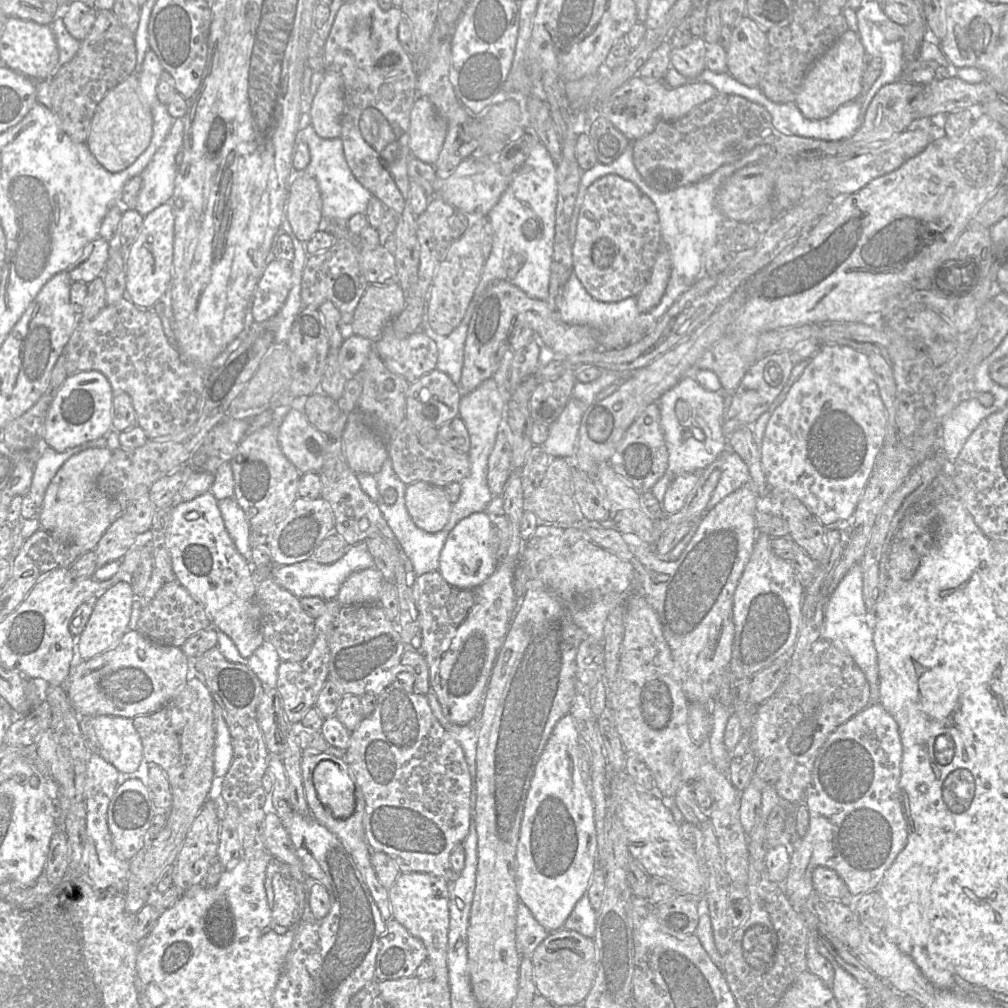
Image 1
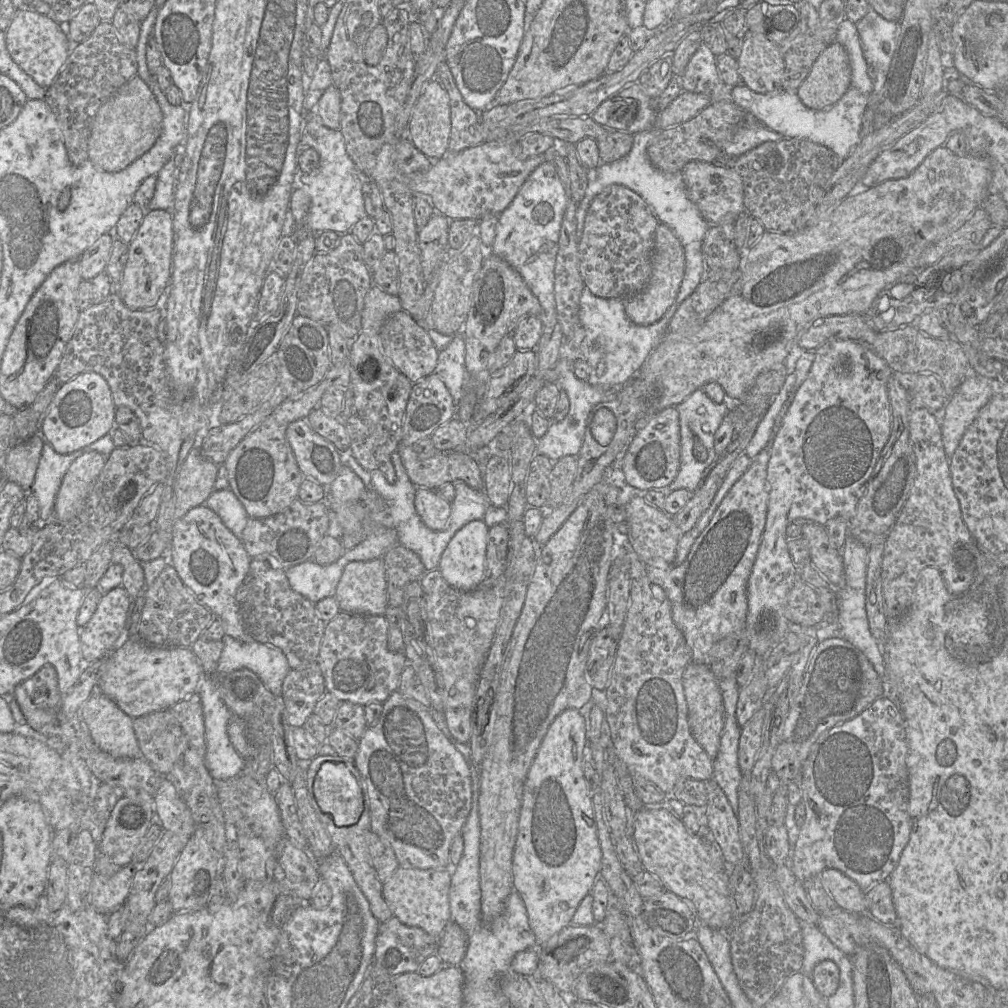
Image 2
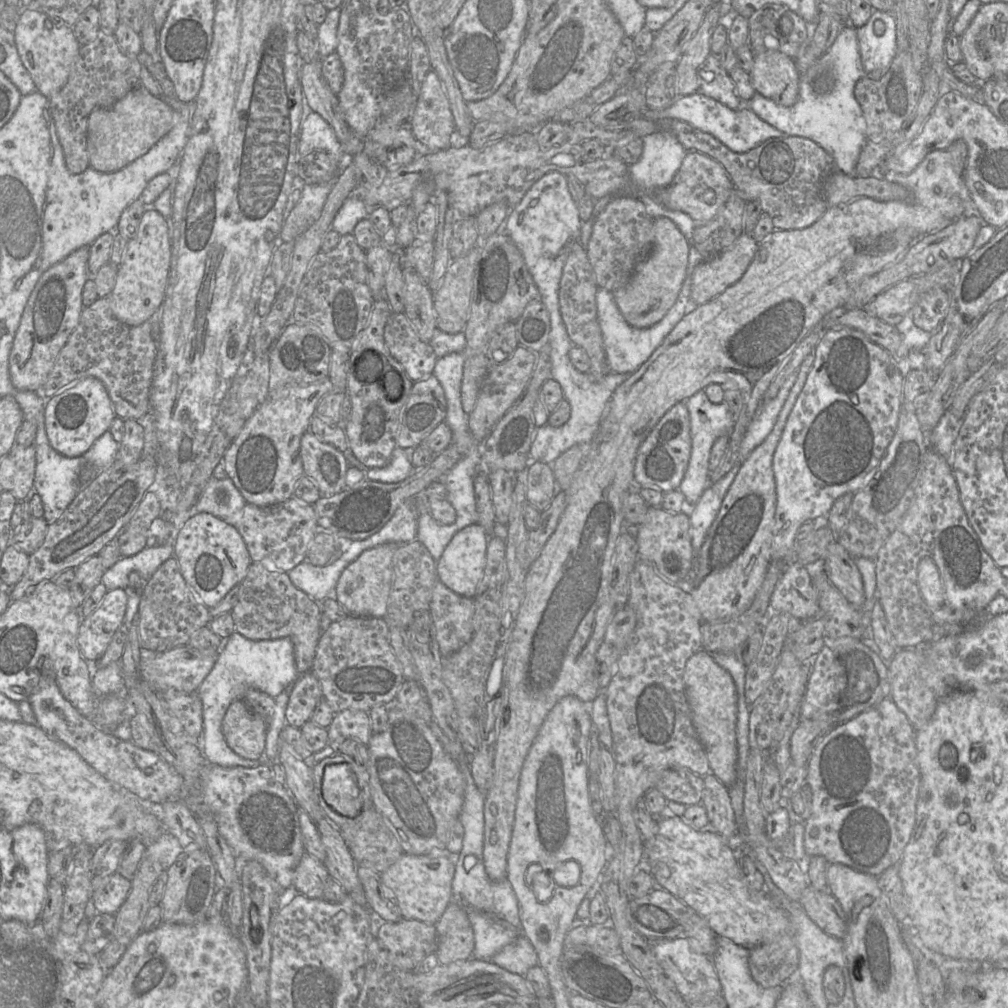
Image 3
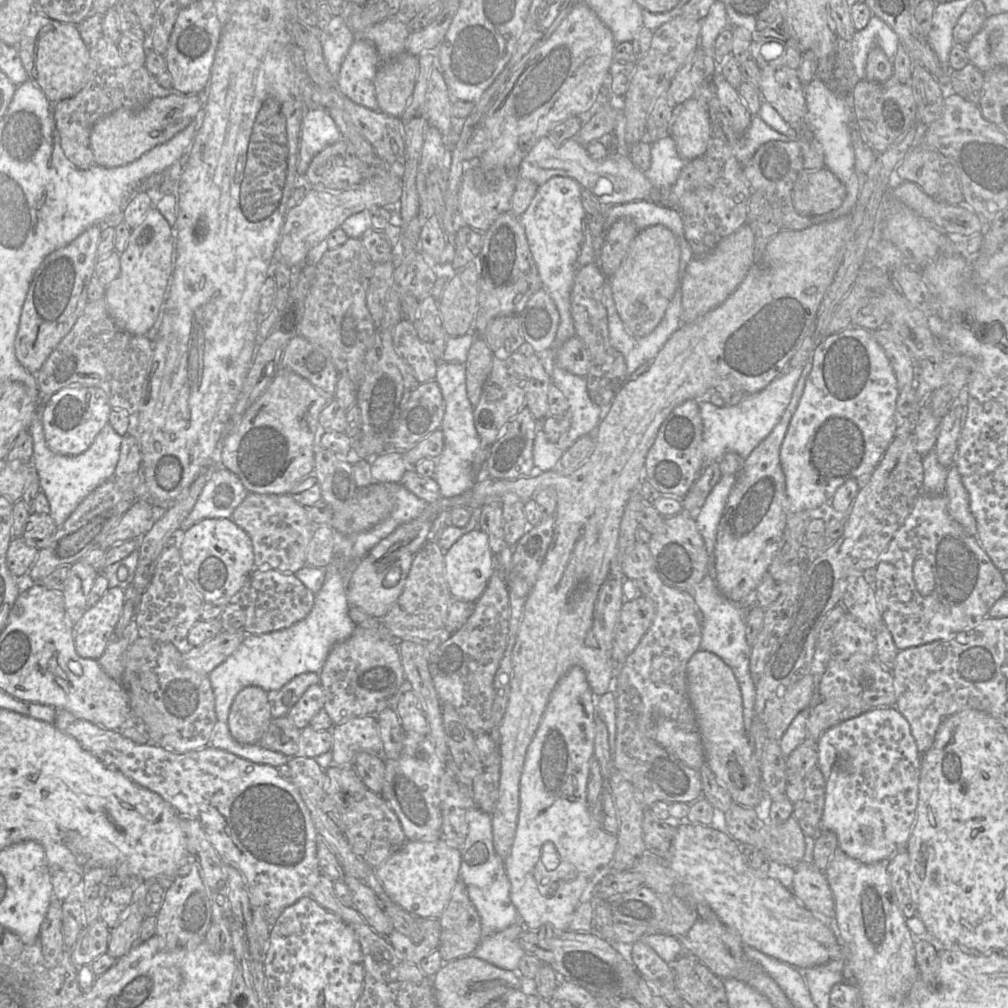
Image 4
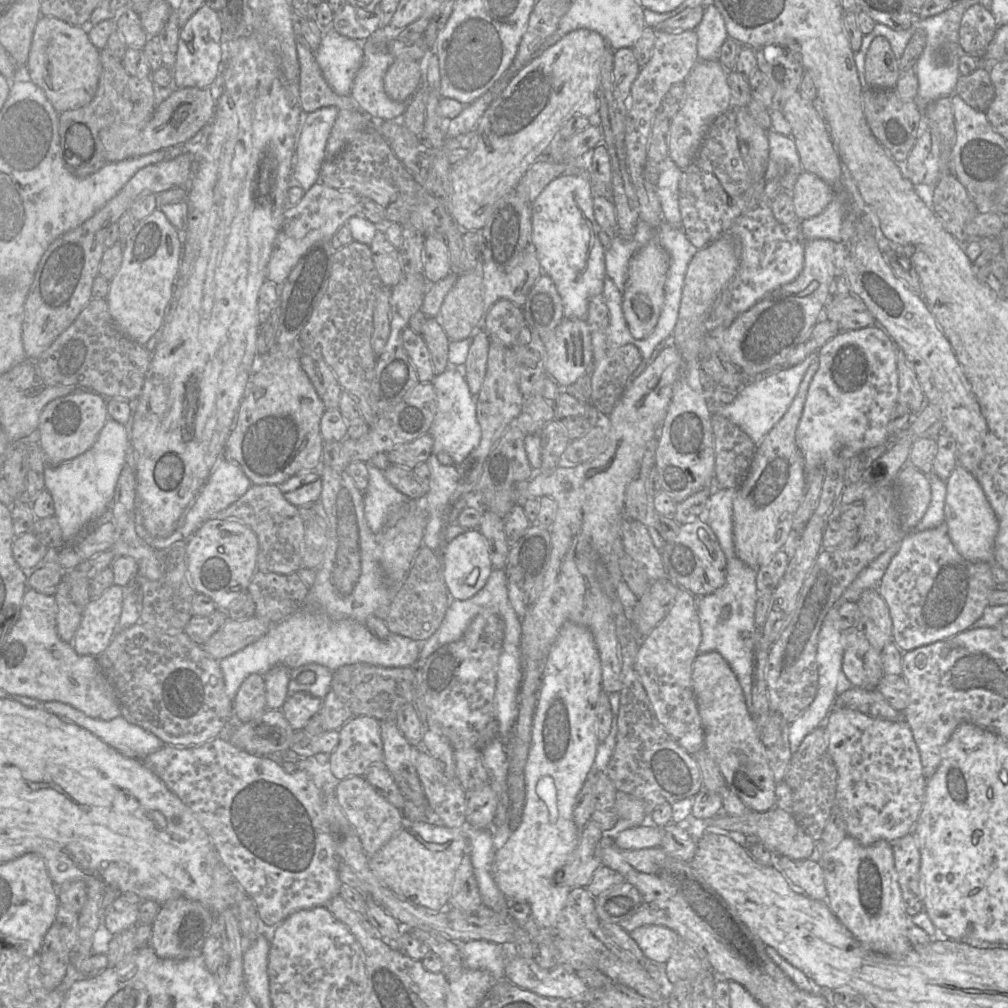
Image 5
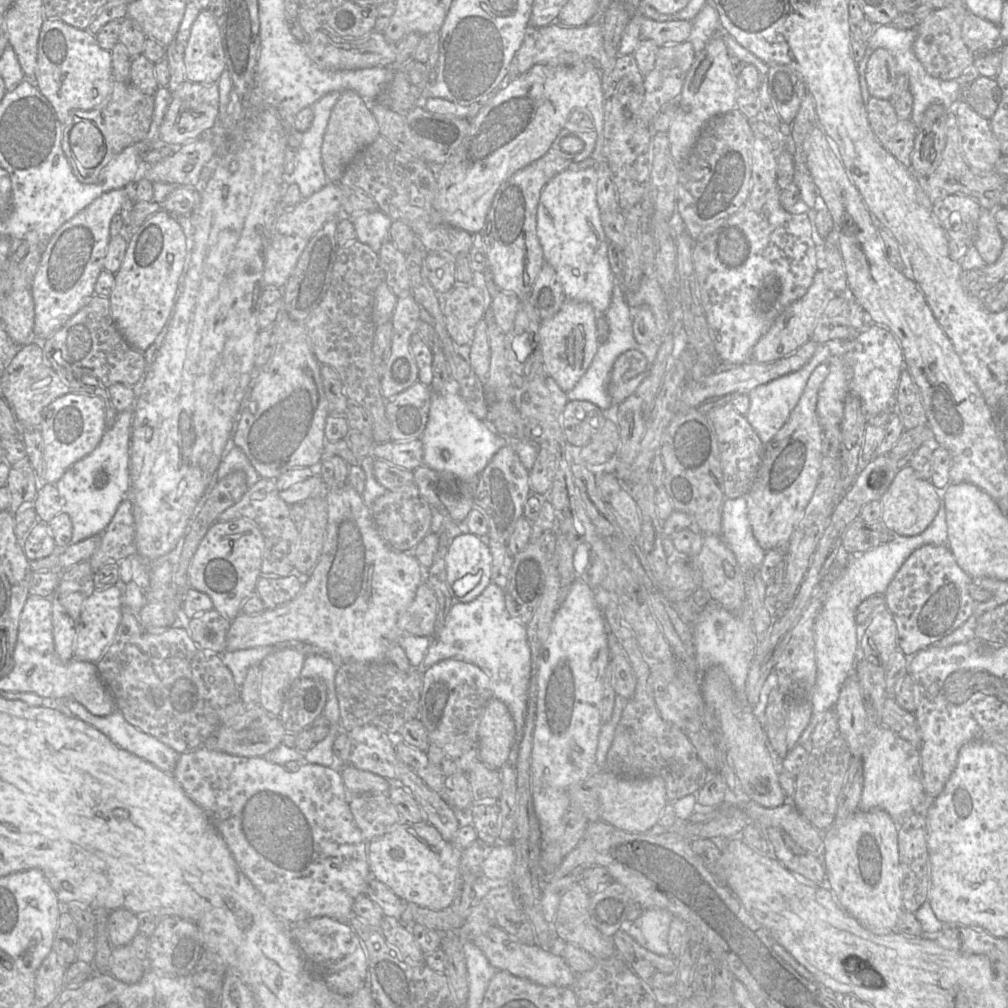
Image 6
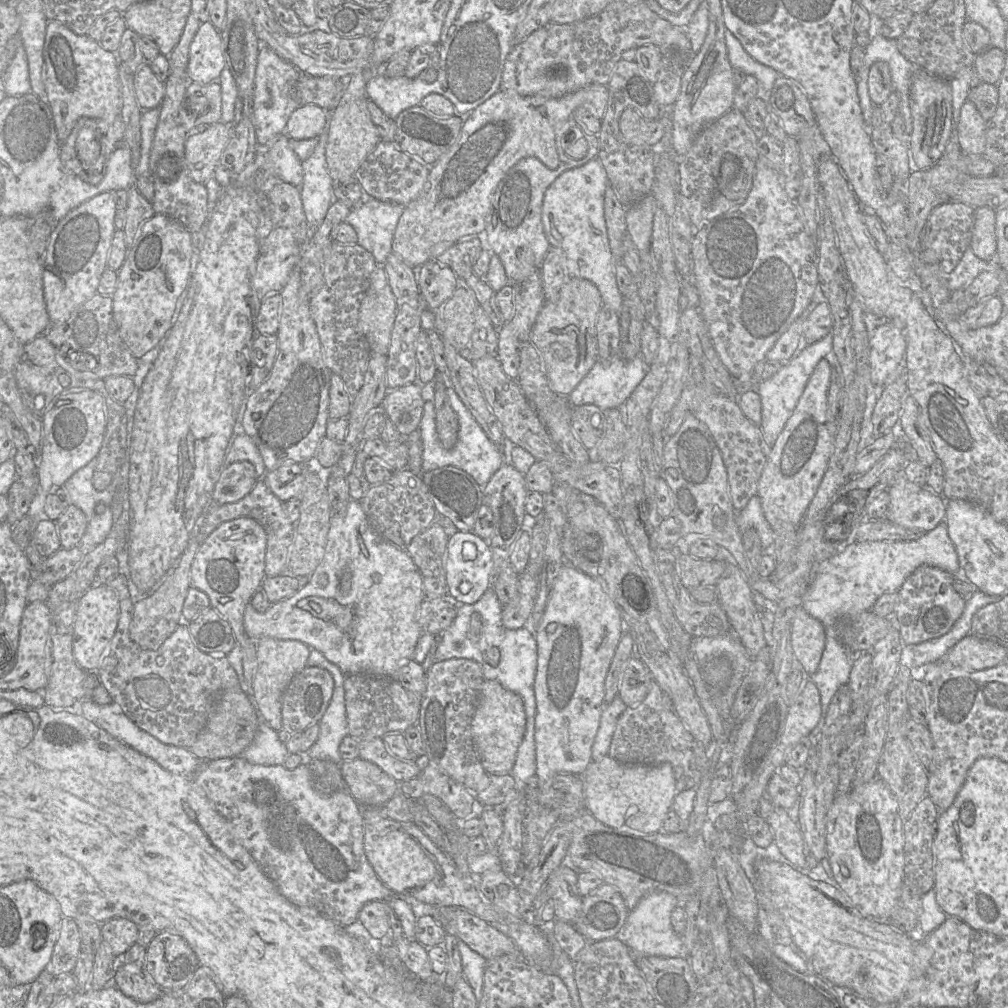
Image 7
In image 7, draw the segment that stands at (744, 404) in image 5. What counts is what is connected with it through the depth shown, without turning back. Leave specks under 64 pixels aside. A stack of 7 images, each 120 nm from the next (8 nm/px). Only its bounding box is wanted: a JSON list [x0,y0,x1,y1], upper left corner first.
[756,332,833,447]

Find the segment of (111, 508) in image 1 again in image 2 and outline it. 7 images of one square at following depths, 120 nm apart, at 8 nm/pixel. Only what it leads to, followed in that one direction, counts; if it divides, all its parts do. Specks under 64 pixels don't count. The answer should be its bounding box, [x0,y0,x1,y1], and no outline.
[54,451,107,521]

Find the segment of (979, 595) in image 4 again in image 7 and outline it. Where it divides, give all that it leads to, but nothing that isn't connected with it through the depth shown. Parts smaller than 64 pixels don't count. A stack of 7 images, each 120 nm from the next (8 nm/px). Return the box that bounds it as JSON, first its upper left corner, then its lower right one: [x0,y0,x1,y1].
[892,566,966,647]

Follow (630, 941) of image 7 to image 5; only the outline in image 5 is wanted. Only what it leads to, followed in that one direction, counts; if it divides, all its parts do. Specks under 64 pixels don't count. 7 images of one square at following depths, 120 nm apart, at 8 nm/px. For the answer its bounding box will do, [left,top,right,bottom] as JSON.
[629,925,679,964]

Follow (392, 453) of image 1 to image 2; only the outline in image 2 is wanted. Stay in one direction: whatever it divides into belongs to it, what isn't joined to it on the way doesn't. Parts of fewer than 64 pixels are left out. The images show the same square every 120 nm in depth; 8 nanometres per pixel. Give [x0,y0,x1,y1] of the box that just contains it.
[397,444,484,490]

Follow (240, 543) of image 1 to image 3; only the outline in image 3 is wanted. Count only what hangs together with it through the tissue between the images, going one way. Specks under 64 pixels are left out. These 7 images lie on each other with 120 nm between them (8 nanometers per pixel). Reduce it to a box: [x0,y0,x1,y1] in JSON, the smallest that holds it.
[195,477,246,530]

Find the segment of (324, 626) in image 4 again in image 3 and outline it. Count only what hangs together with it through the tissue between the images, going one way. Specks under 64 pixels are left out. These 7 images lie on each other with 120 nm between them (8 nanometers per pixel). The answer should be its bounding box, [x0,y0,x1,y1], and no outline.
[197,631,298,768]

